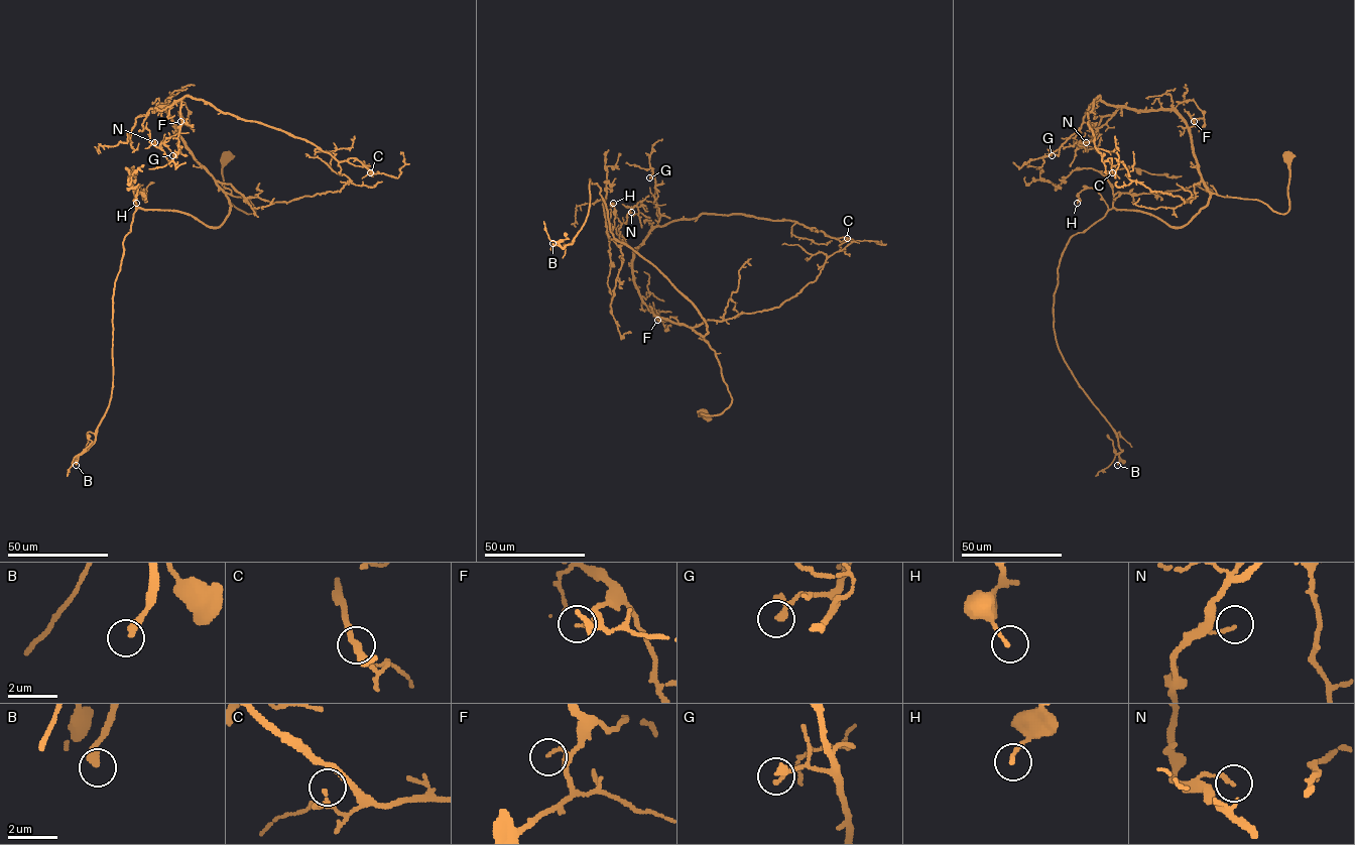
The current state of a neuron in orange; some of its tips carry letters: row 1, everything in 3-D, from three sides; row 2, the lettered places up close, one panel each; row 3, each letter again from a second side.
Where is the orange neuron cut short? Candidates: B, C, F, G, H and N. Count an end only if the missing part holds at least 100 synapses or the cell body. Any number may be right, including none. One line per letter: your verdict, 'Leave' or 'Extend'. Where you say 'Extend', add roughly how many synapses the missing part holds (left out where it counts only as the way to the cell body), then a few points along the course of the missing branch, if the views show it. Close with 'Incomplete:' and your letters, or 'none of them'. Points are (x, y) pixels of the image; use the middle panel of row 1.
B: Extend. Roughly 100 synapses. Course of what is missing: (552, 243), (553, 253), (550, 255), (535, 232)
C: Leave
F: Leave
G: Leave
H: Leave
N: Leave
Incomplete: B

